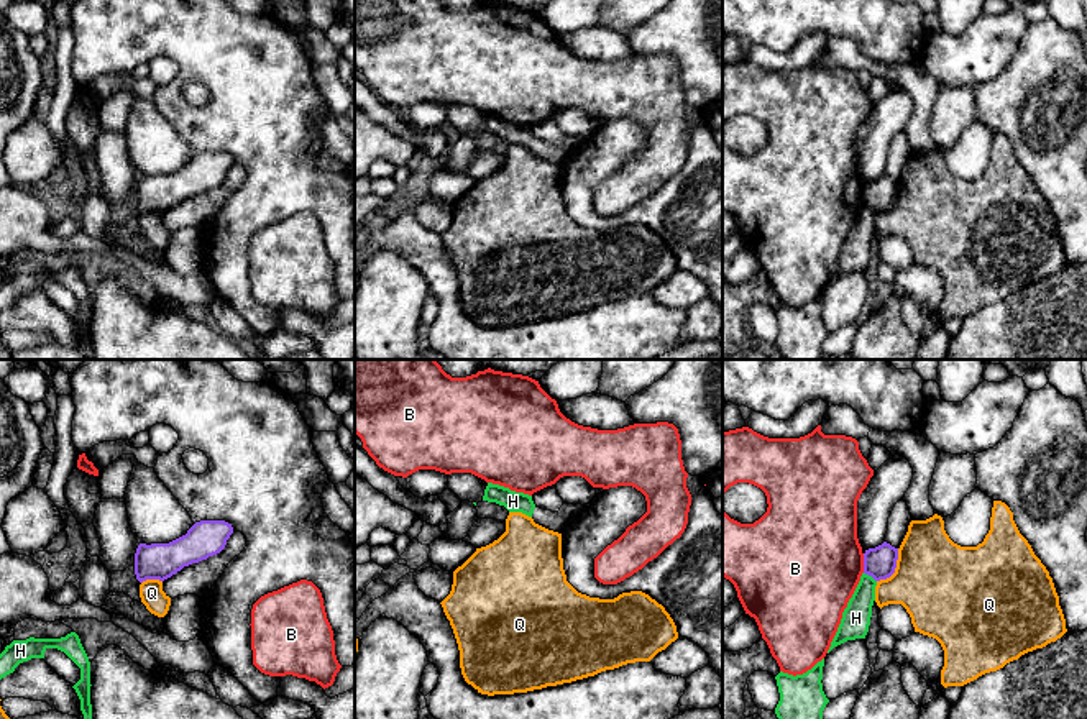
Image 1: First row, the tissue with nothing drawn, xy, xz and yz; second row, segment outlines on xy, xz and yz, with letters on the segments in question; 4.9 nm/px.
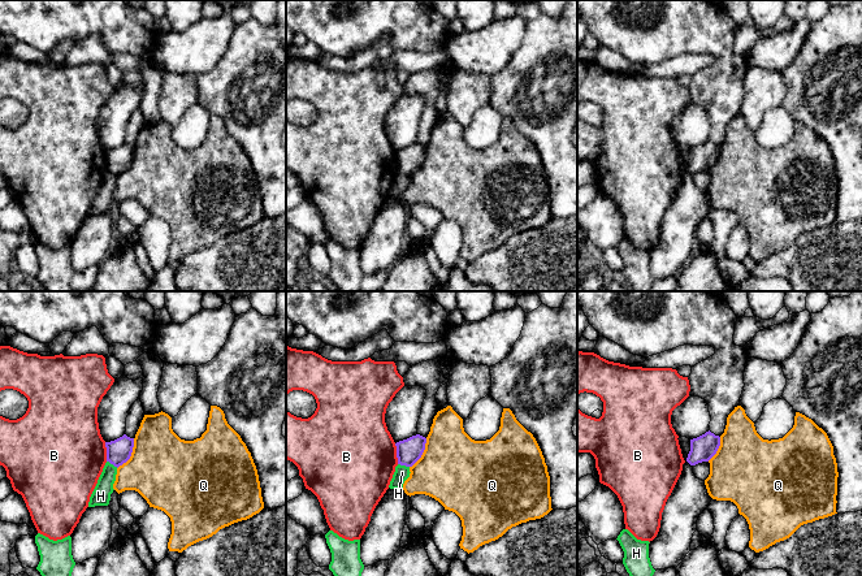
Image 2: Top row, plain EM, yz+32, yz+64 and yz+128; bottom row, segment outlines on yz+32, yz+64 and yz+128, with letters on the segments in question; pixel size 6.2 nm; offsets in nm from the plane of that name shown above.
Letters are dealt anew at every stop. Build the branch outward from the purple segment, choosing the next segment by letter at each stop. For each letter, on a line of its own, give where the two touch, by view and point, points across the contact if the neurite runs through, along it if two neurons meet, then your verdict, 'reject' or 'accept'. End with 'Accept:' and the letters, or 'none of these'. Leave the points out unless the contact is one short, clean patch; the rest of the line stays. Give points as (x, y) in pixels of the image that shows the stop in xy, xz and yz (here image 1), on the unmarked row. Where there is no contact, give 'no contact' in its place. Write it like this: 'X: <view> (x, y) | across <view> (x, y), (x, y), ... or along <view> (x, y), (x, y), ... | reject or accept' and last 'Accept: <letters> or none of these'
B: yz (864, 196) | along yz (862, 186), (864, 204) | reject
H: yz (871, 207) | along yz (864, 204), (876, 214) | reject
Q: yz (895, 199) | along yz (898, 181), (895, 202), (877, 214) | reject
Accept: none of these

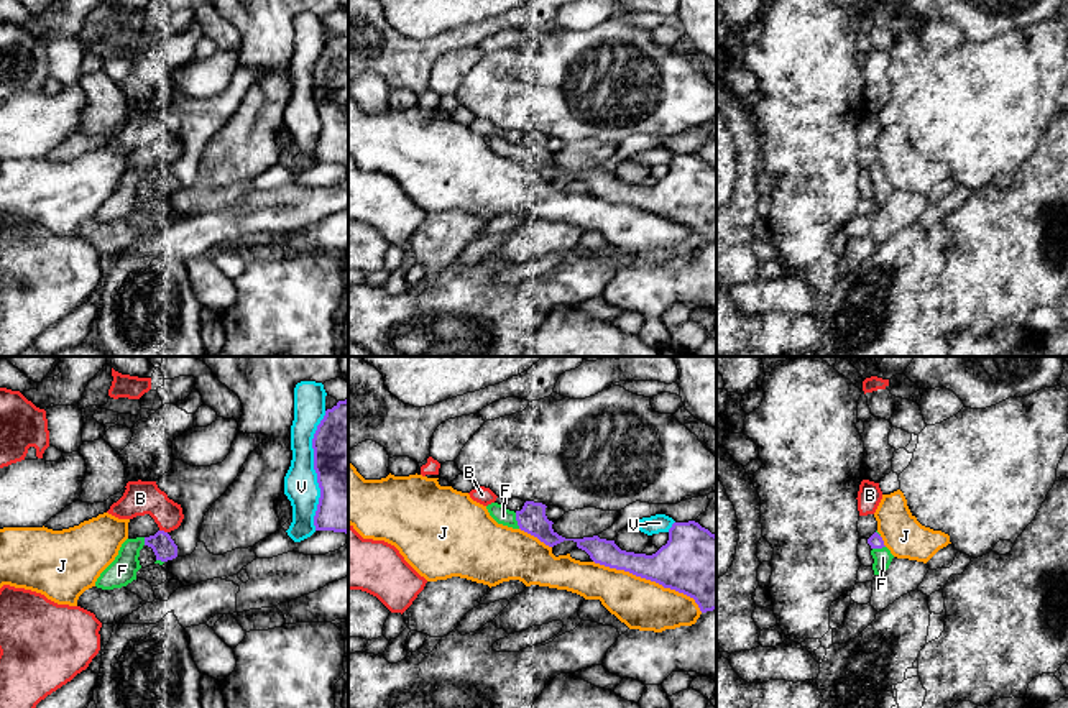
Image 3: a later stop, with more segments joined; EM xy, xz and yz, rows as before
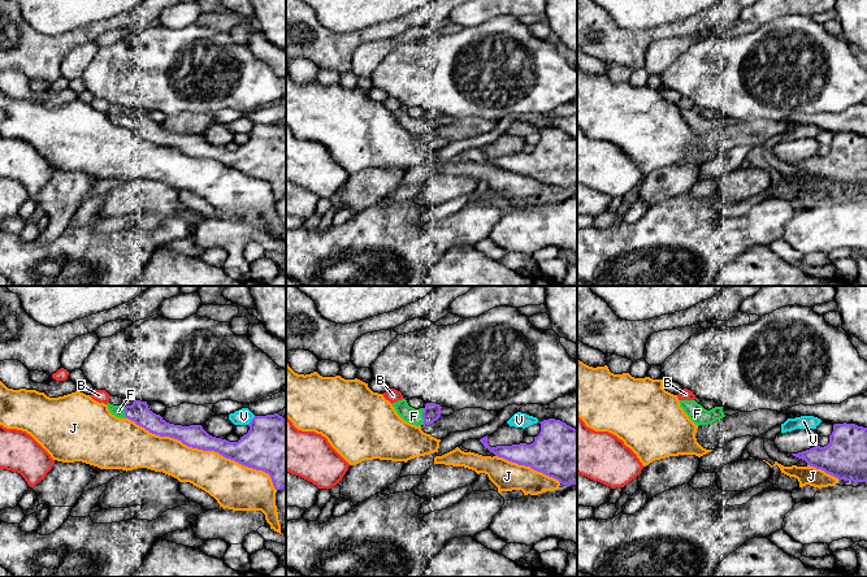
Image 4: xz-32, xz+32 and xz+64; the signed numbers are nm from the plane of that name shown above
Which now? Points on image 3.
B: xy (163, 163) | reject
F: xz (516, 151) | accept
J: xz (649, 211) | reject
V: xy (314, 101) | reject
Accept: F

